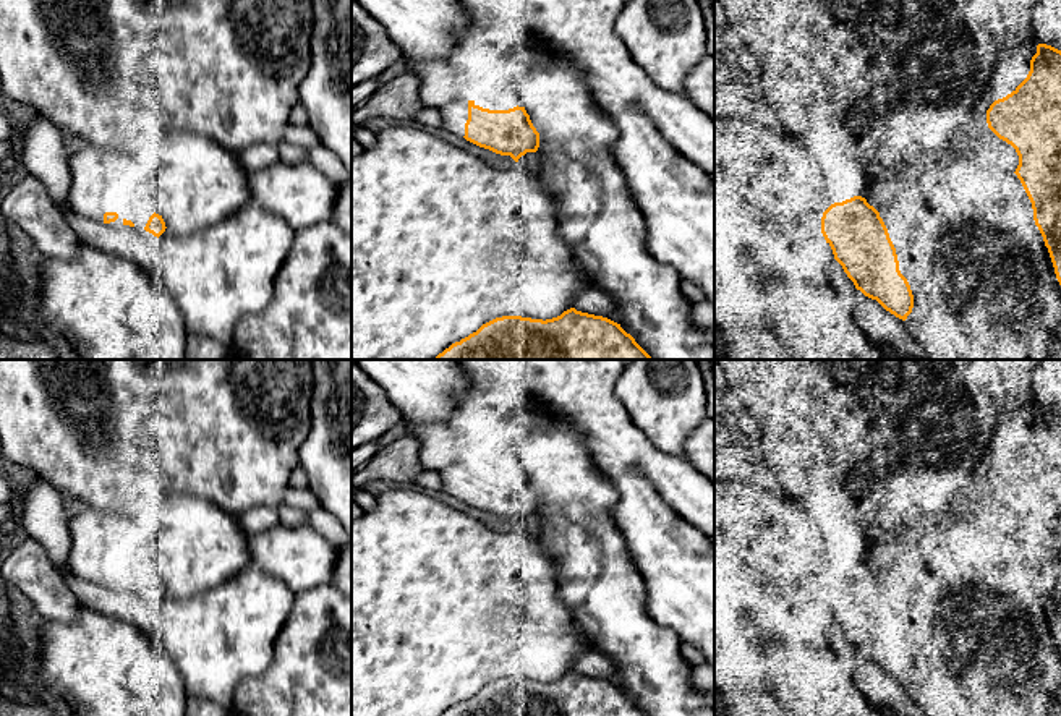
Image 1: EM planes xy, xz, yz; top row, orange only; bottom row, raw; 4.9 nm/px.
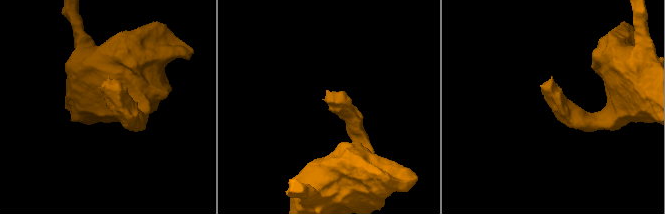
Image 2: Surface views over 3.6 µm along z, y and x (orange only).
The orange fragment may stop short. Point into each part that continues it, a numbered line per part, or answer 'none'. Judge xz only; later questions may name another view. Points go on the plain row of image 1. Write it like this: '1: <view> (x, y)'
1: xz (454, 477)

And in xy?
1: xy (86, 558)

